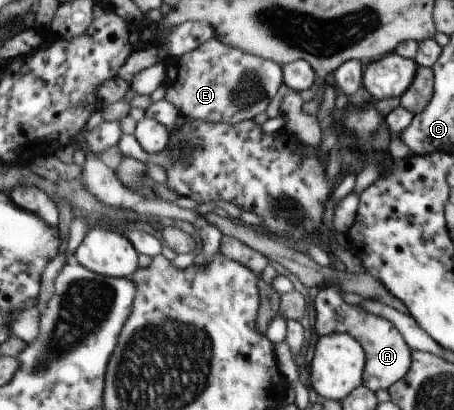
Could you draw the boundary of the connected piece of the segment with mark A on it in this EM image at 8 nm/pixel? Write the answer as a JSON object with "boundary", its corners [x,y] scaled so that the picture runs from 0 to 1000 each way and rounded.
{"boundary":[[[709,698],[692,732],[692,800],[696,815],[727,817],[771,812],[800,846],[806,863],[806,895],[800,905],[800,939],[822,959],[852,951],[896,912],[905,893],[905,854],[881,812],[844,776],[802,761],[789,744],[758,737],[753,707],[742,698]]]}

